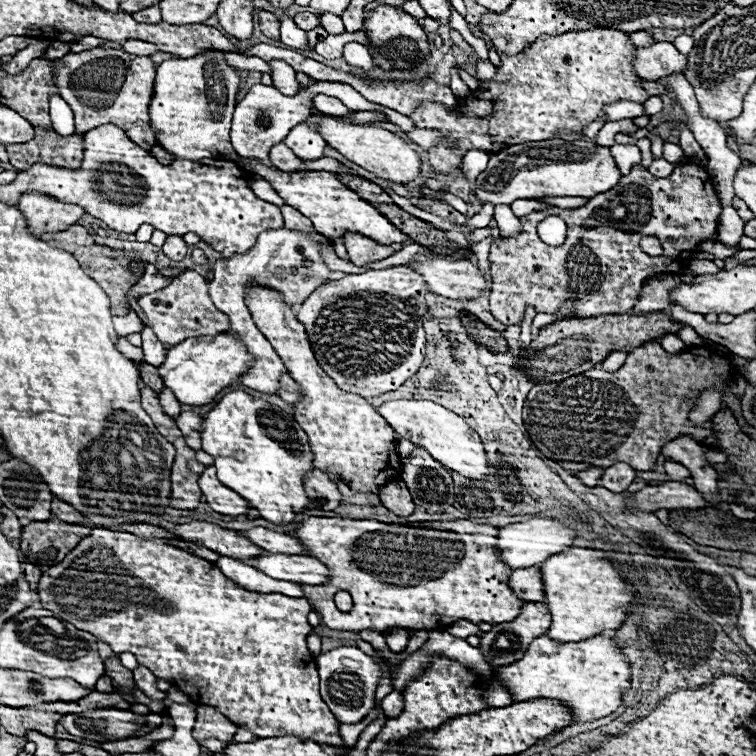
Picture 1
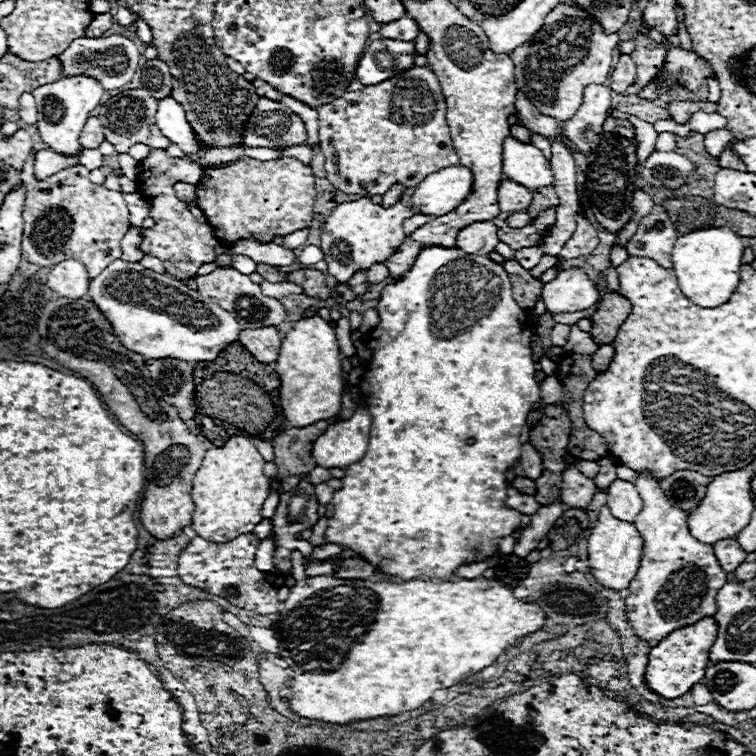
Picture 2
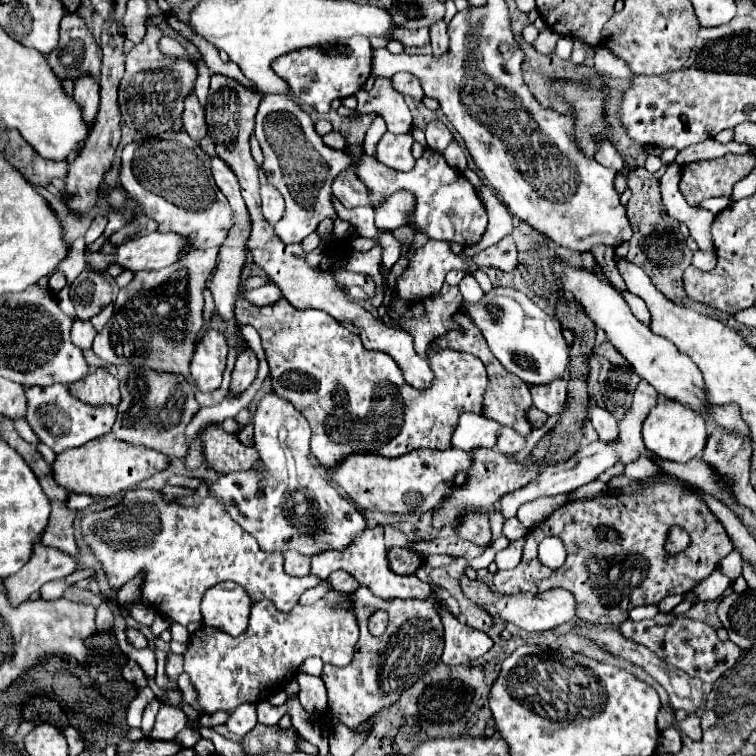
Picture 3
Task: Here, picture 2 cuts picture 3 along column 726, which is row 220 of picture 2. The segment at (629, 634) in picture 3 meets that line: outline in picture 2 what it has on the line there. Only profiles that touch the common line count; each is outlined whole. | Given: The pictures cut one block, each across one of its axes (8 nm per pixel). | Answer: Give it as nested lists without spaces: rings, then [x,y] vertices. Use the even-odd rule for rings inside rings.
[[[654,212],[640,220],[636,234],[626,244],[630,256],[652,258],[662,268],[672,268],[672,248],[680,234],[674,230],[666,212]]]

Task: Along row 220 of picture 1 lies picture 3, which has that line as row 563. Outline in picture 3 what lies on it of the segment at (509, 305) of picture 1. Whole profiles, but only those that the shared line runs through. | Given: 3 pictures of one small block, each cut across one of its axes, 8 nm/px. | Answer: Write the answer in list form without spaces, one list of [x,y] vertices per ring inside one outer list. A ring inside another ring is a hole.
[[[656,474],[652,478],[644,478],[644,488],[628,494],[612,494],[606,492],[600,500],[586,502],[568,502],[548,520],[540,522],[530,530],[524,558],[512,570],[498,570],[494,574],[494,586],[500,594],[520,594],[520,592],[546,592],[552,588],[564,588],[576,598],[576,618],[586,620],[590,624],[620,624],[628,618],[628,610],[634,606],[658,604],[670,594],[686,594],[700,580],[708,578],[714,568],[718,568],[720,560],[734,550],[732,540],[728,538],[720,520],[710,512],[708,504],[696,494],[686,482],[674,480],[666,474]],[[672,526],[682,526],[690,536],[690,546],[678,554],[670,554],[664,544]],[[546,536],[558,536],[568,550],[566,564],[558,570],[550,570],[538,562],[538,544]]]

